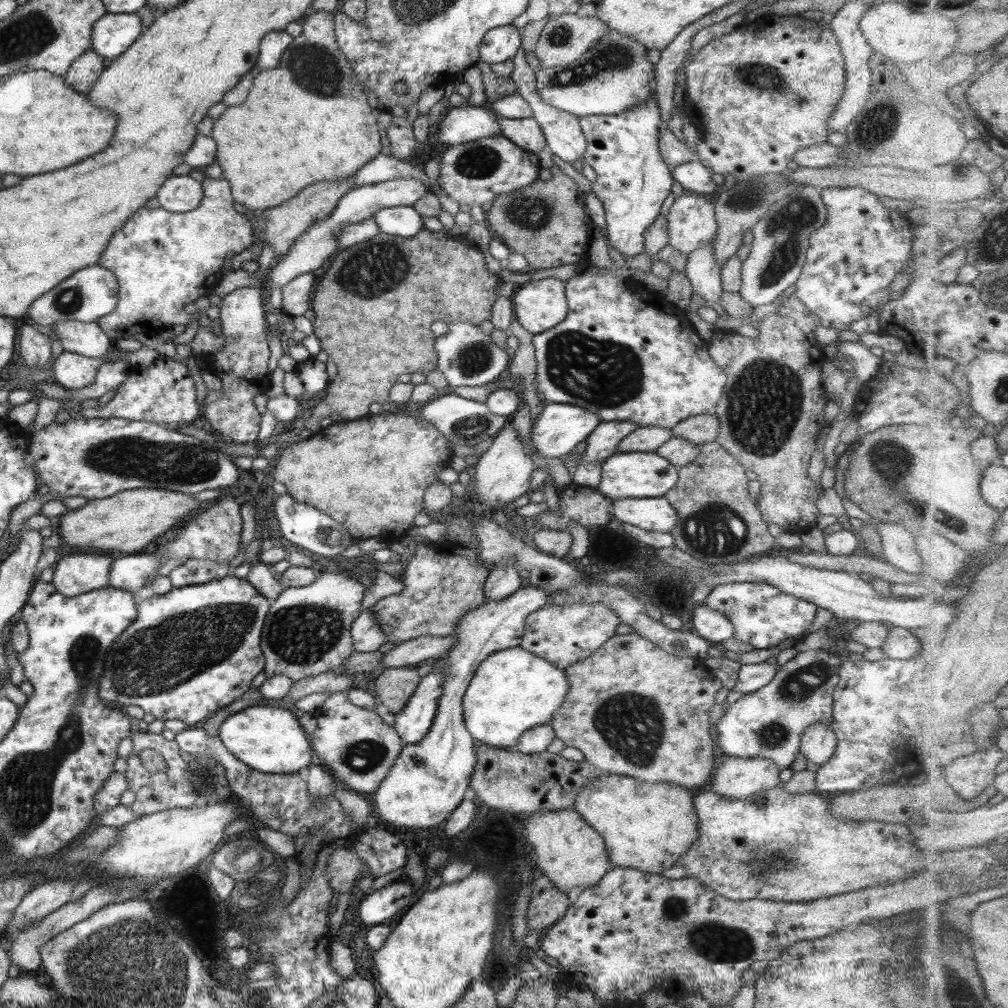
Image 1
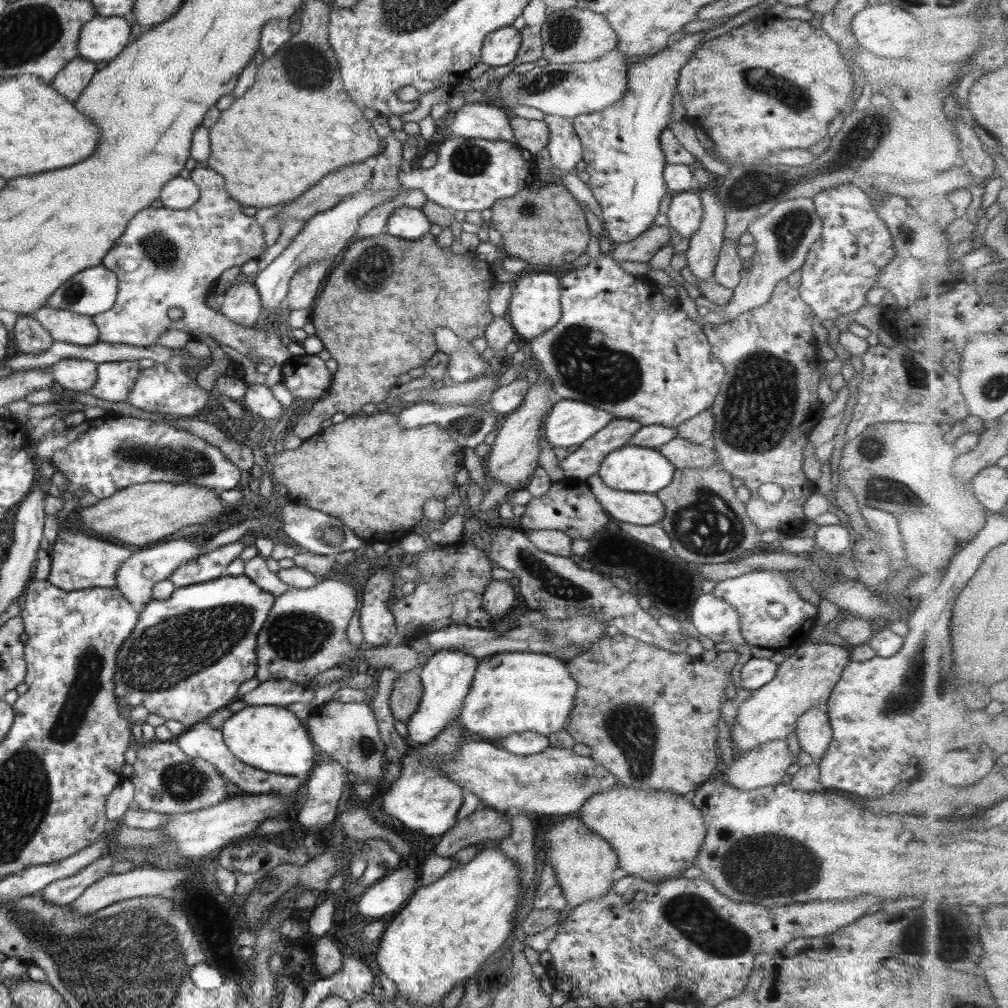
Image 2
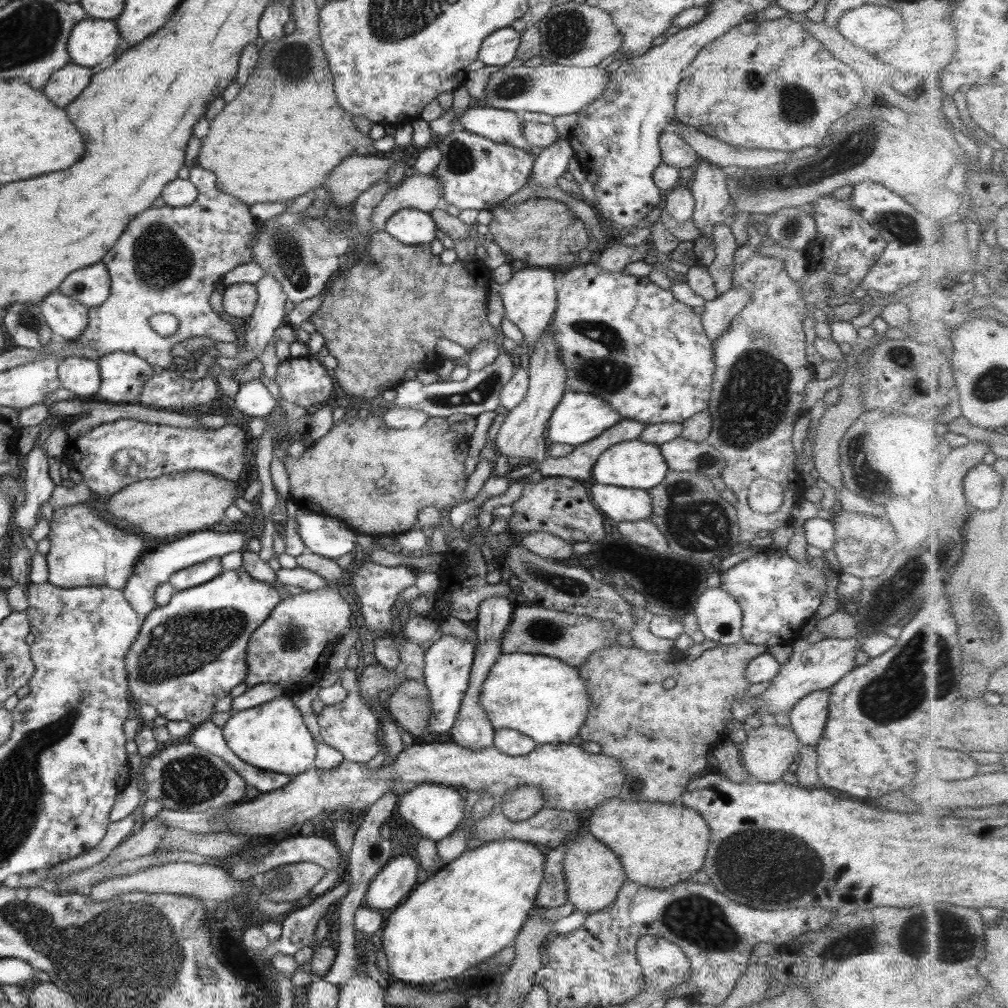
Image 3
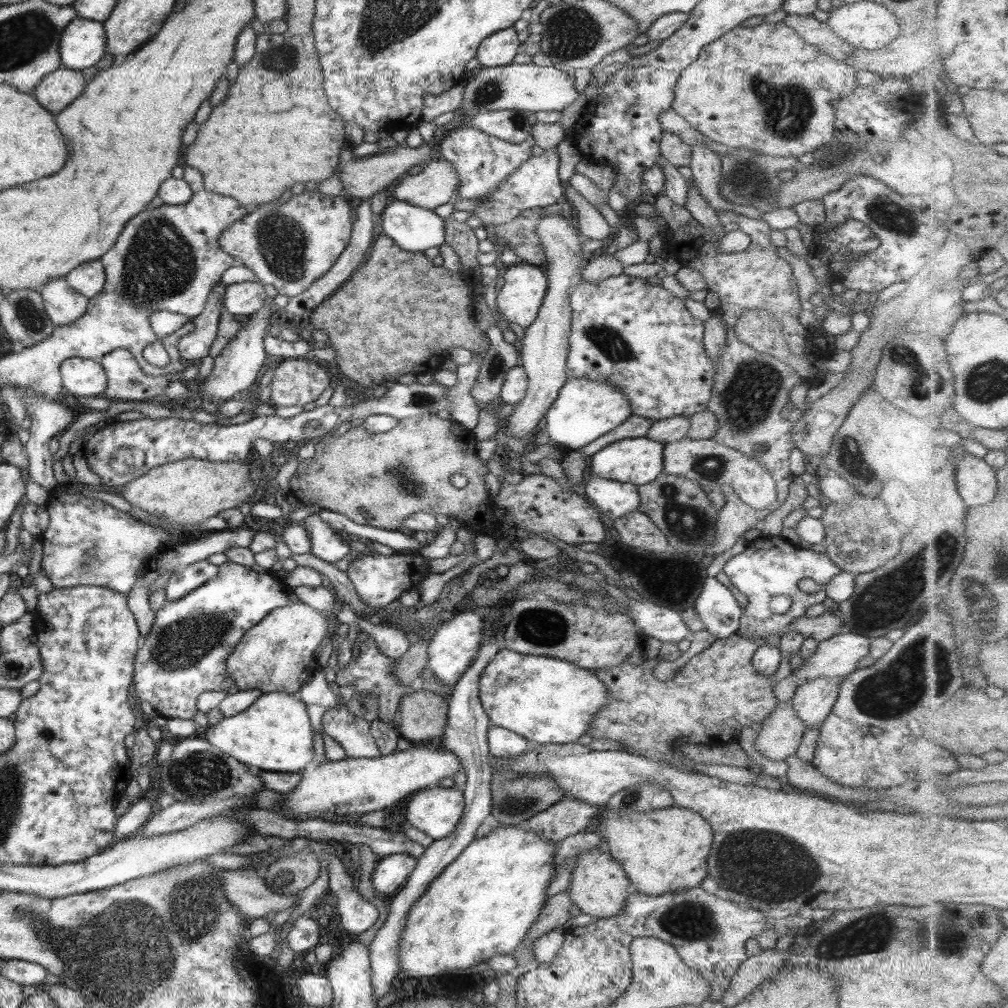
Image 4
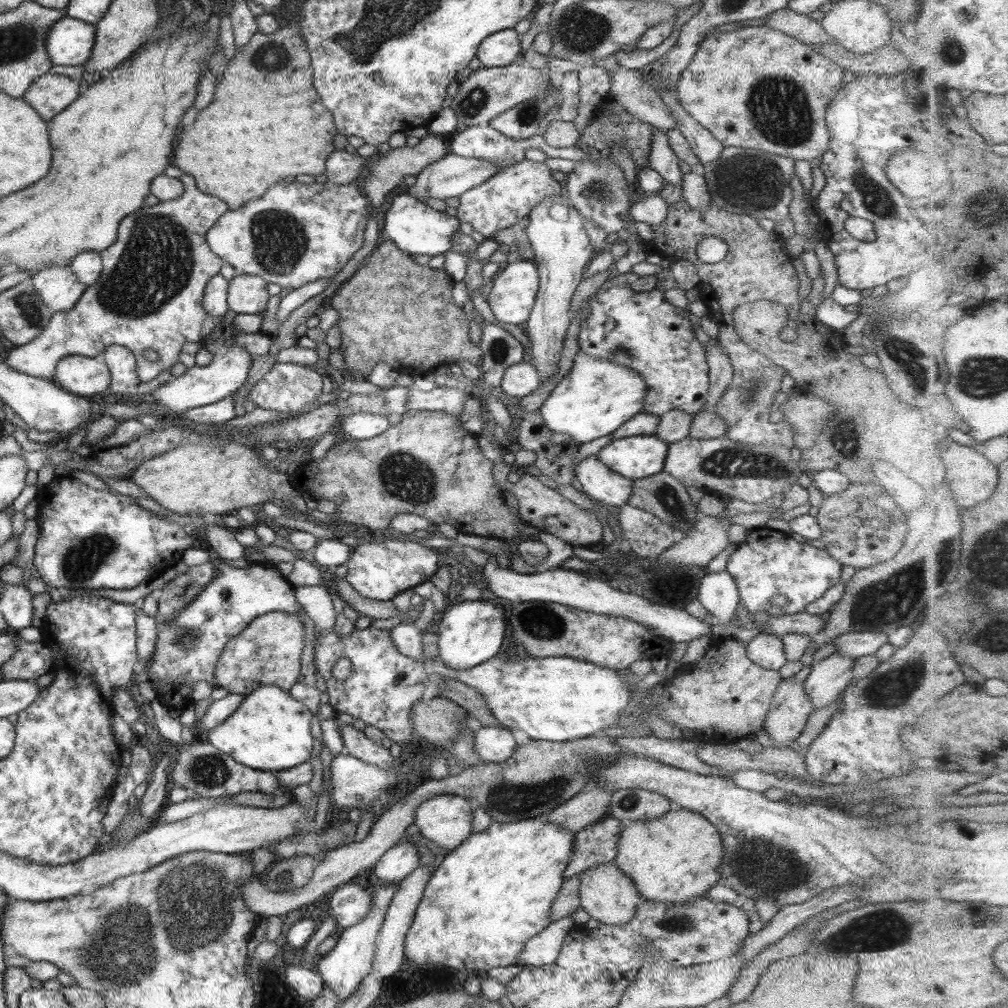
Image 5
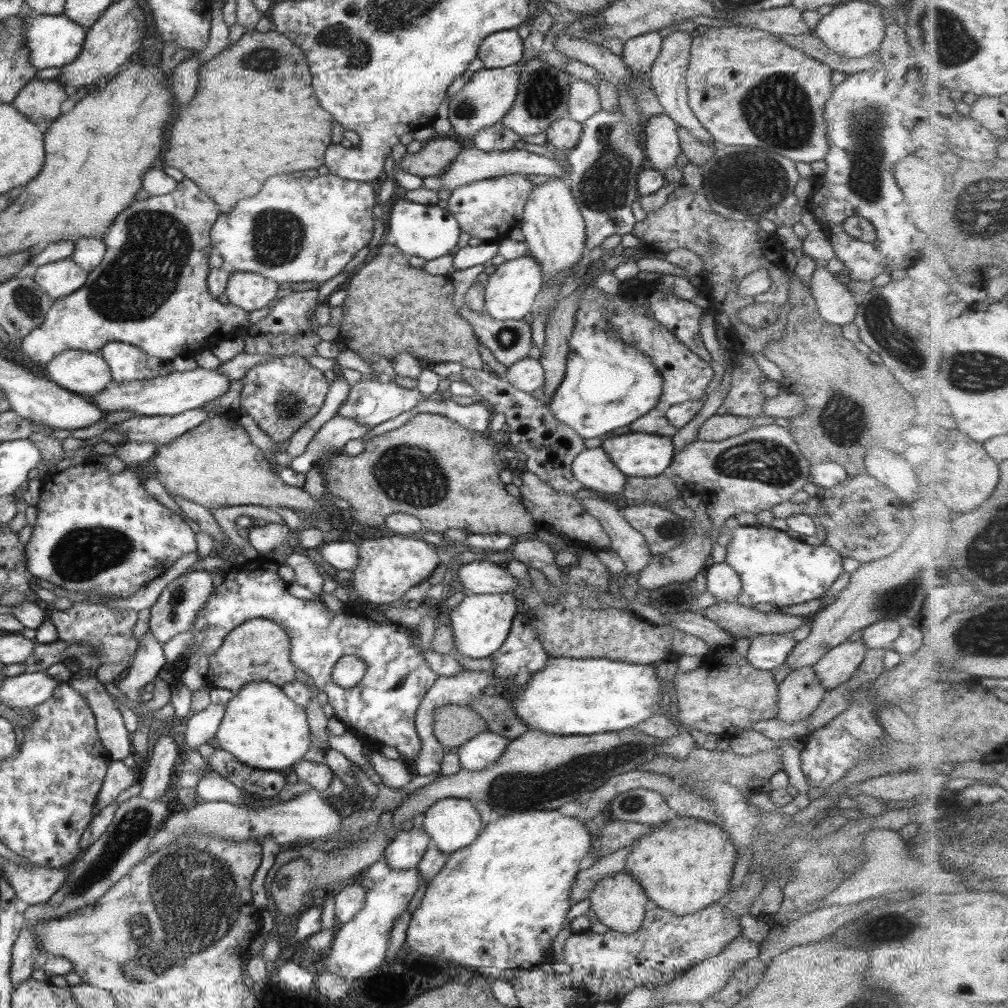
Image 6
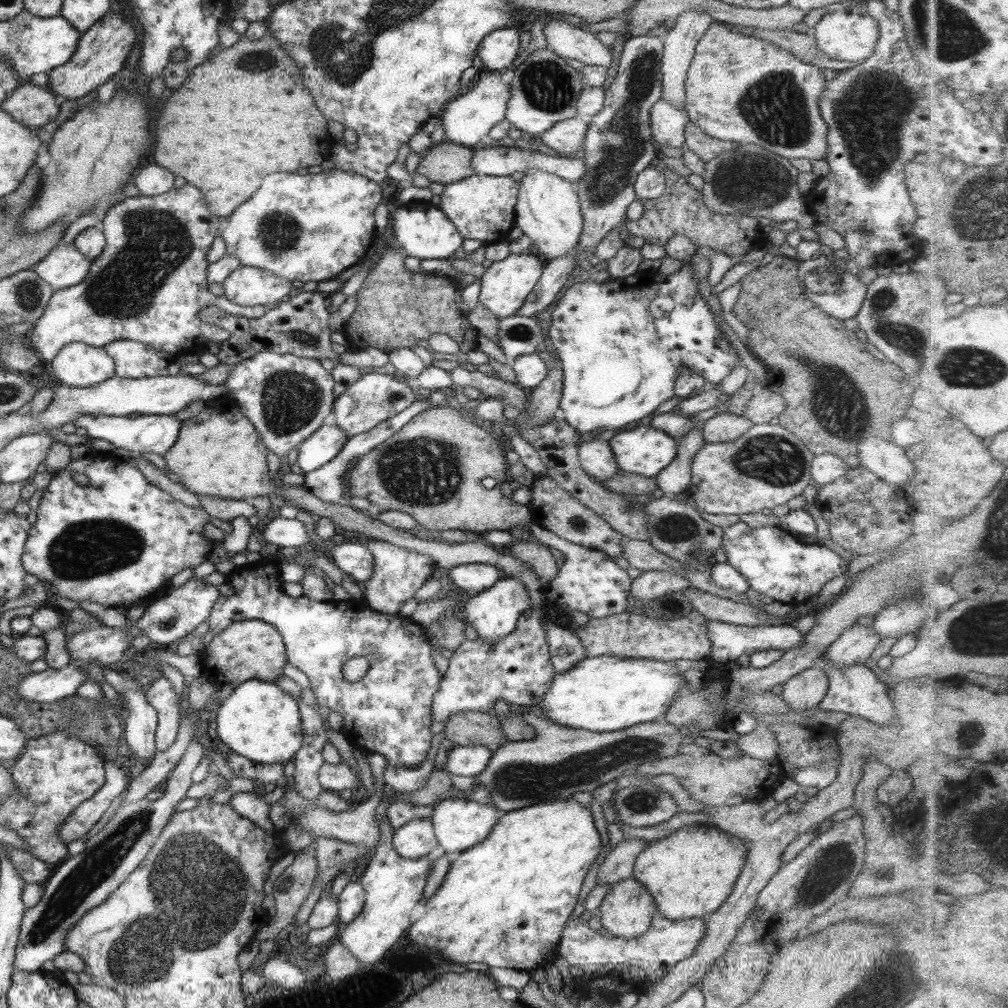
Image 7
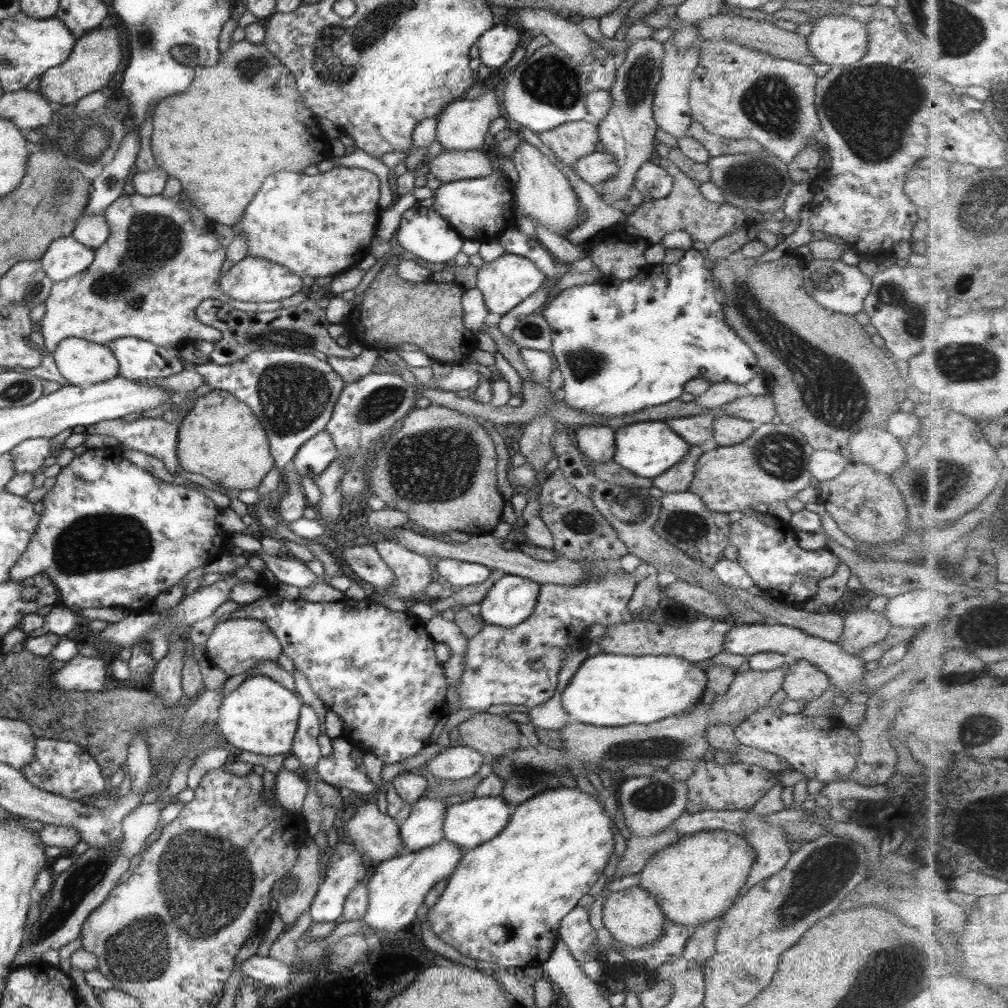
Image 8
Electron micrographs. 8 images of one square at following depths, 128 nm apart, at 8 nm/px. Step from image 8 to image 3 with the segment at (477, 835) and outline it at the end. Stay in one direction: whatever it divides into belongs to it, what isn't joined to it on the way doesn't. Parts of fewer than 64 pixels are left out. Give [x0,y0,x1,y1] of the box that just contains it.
[398,783,464,841]

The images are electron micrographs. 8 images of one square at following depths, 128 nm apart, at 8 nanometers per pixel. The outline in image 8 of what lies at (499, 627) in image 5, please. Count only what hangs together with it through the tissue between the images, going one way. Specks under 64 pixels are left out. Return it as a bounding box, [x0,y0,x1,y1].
[478,574,540,628]

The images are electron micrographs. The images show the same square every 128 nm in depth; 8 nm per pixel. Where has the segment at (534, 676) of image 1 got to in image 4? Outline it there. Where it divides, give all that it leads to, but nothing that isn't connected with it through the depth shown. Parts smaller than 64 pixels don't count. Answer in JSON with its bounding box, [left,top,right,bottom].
[479,648,607,744]

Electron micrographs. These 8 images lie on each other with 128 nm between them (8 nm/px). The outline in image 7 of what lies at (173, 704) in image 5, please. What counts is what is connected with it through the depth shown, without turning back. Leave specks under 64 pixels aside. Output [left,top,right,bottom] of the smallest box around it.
[207,557,442,768]

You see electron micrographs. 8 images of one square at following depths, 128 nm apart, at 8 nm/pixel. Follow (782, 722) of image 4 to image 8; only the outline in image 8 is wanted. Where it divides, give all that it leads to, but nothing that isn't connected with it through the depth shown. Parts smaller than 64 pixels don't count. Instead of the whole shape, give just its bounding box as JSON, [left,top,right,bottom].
[780,659,829,700]

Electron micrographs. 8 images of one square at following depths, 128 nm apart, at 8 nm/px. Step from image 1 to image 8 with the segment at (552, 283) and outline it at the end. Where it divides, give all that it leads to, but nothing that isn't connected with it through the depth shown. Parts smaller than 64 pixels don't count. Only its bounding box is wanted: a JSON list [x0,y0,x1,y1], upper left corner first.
[475,253,545,314]

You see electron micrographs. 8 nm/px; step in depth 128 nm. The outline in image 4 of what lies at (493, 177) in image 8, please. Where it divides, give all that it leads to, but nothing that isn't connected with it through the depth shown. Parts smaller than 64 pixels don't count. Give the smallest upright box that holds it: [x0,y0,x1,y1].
[469,149,564,226]

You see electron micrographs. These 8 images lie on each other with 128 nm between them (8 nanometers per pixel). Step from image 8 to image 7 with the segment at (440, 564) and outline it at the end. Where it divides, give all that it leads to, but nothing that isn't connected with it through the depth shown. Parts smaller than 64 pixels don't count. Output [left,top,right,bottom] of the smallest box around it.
[443,563,503,595]

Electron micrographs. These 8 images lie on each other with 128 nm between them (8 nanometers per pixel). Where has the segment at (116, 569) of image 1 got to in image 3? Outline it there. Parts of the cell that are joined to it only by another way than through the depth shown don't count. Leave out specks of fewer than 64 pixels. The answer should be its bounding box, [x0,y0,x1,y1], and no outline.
[122,530,245,620]

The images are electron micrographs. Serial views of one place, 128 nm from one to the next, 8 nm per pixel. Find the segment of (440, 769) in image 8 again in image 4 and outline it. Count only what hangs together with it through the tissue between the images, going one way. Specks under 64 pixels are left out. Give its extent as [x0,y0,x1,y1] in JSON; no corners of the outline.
[487,726,527,758]

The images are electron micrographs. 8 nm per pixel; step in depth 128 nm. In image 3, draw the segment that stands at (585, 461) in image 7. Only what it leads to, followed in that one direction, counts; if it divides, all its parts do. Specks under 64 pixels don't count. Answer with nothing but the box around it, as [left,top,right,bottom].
[589,482,651,525]

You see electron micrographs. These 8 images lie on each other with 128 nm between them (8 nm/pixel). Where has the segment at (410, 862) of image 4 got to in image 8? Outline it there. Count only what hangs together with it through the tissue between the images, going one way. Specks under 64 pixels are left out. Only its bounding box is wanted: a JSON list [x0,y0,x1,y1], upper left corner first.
[398,796,446,853]

